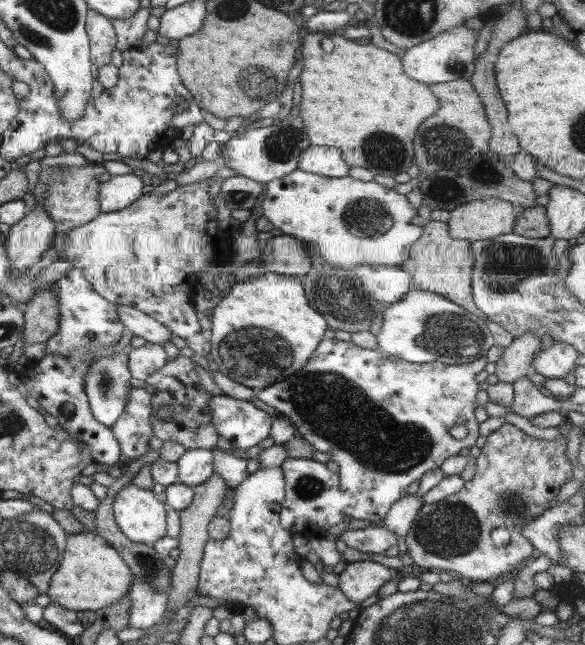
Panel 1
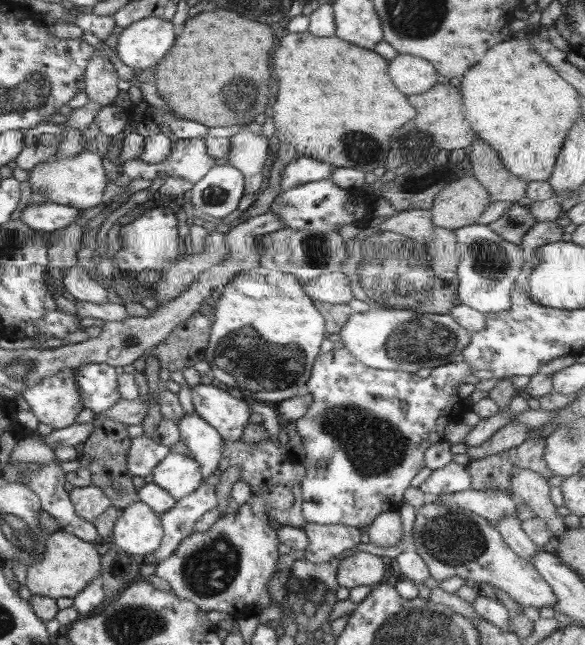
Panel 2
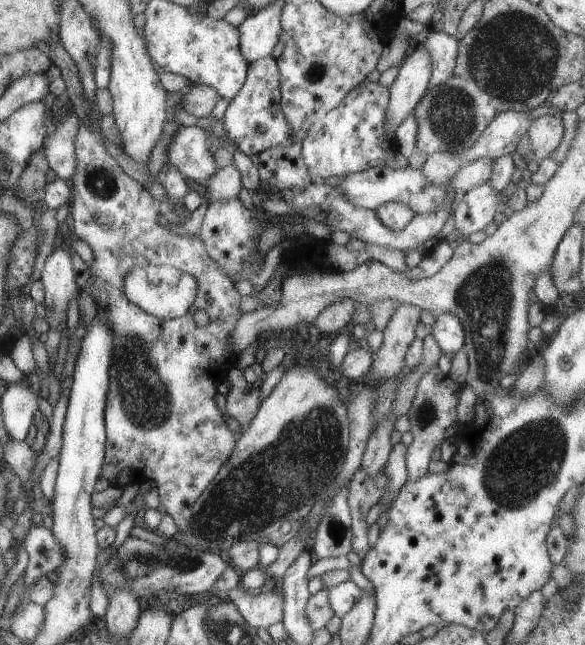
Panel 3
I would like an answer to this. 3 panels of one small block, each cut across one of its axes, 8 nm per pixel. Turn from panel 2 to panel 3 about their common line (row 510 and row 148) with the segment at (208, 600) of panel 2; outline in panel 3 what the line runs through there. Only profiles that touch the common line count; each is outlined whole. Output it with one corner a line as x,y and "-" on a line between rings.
271,56
248,64
246,78
239,91
227,104
221,116
227,130
227,140
235,142
238,151
245,156
257,155
269,148
287,148
293,142
293,128
287,124
281,112
279,89
279,70
276,60

